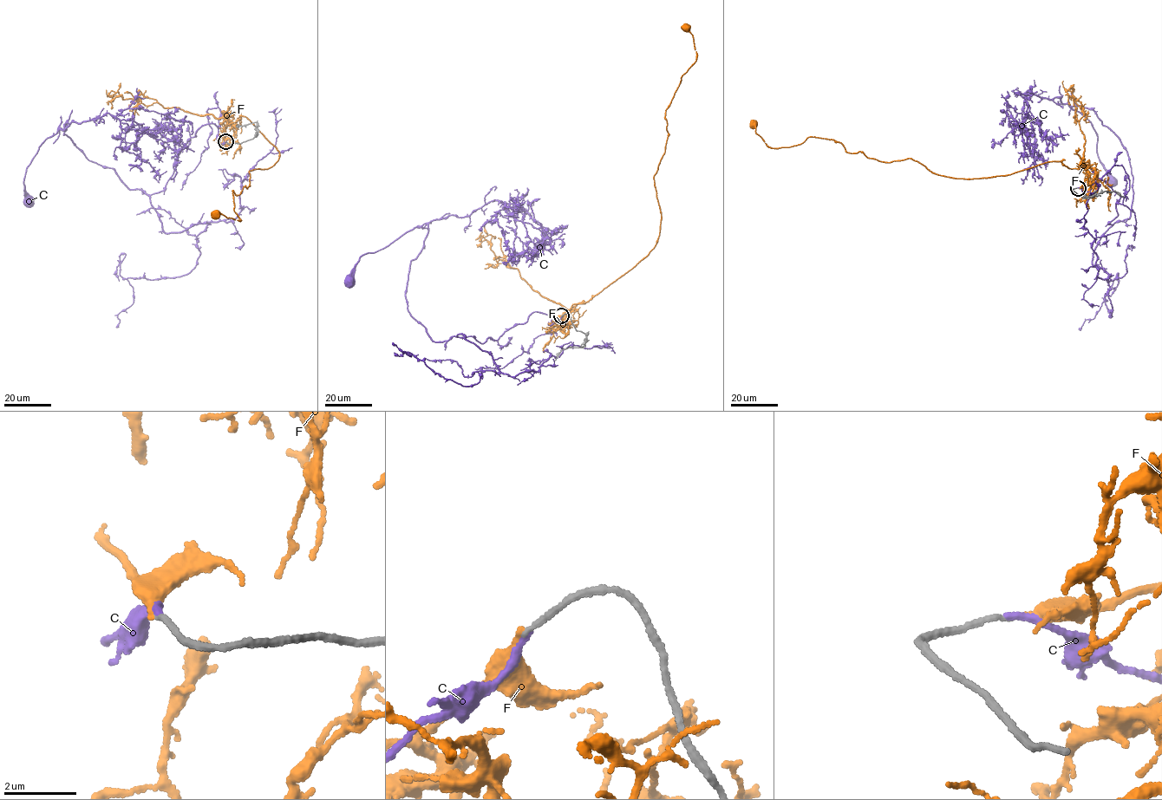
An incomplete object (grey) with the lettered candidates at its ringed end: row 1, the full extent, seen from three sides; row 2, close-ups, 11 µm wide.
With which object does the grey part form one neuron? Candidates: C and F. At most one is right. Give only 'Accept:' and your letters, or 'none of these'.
Accept: C

